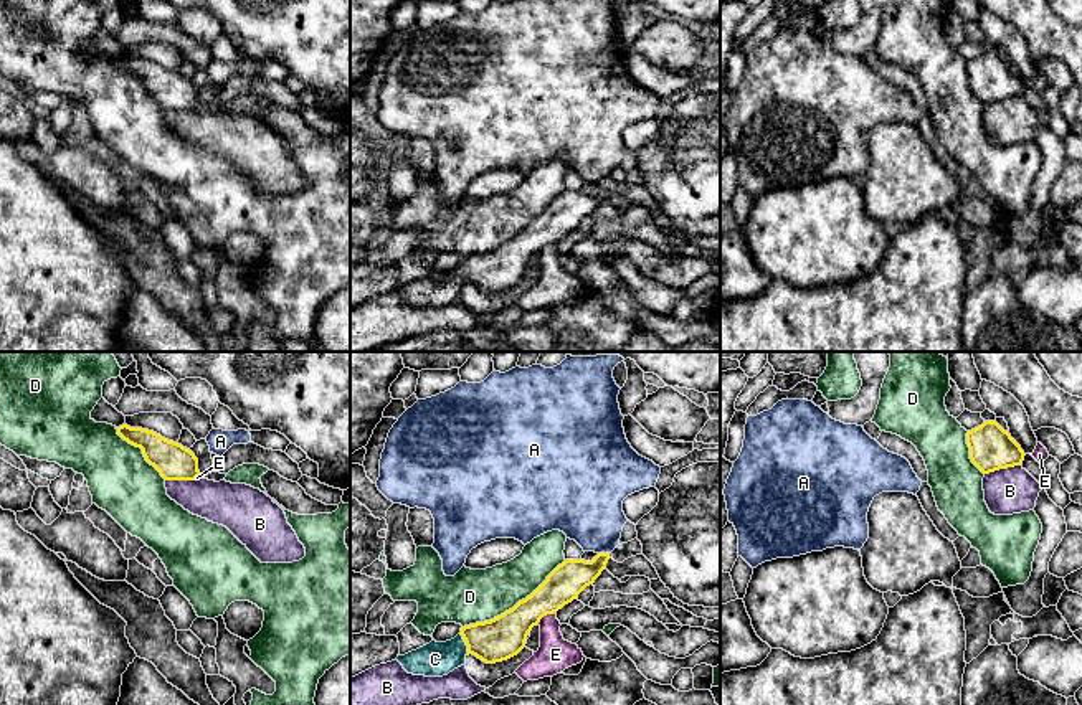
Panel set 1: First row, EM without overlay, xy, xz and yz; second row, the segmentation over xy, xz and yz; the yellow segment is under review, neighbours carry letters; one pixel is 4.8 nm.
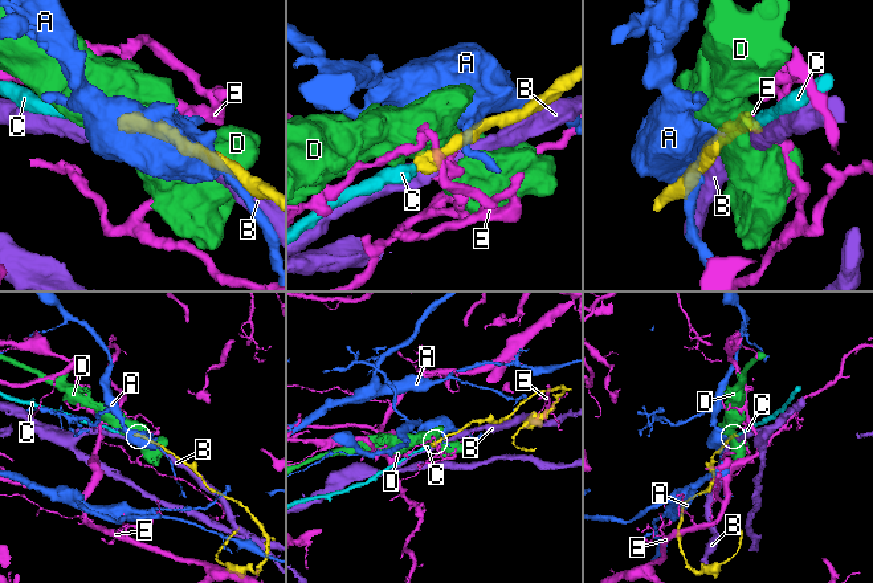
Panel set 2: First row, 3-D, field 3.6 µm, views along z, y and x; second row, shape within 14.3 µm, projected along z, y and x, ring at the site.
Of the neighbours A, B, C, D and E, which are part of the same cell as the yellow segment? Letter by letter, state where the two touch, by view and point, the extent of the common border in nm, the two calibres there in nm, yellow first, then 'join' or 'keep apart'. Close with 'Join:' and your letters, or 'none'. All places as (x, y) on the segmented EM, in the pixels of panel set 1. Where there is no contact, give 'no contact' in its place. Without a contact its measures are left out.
A: xz (603, 553) | 60 nm | 170/360 nm | keep apart
B: yz (1001, 468) | 180 nm | 220/220 nm | keep apart
C: xz (466, 644) | 120 nm | 200/170 nm | join
D: xz (516, 605) | 600 nm | 200/260 nm | keep apart
E: xz (545, 615) | 110 nm | 200/170 nm | keep apart
Join: C

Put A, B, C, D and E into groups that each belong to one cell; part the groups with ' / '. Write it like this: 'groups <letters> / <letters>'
groups A / B / C / D / E

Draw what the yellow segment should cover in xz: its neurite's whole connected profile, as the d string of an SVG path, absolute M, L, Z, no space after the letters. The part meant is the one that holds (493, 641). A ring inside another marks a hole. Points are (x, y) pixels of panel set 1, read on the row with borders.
M598 553L591 561L565 560L547 580L525 599L504 614L461 627L461 632L446 642L434 639L396 660L408 674L443 677L466 664L469 654L486 664L502 662L517 655L529 632L547 614L553 614L601 575L610 553Z

